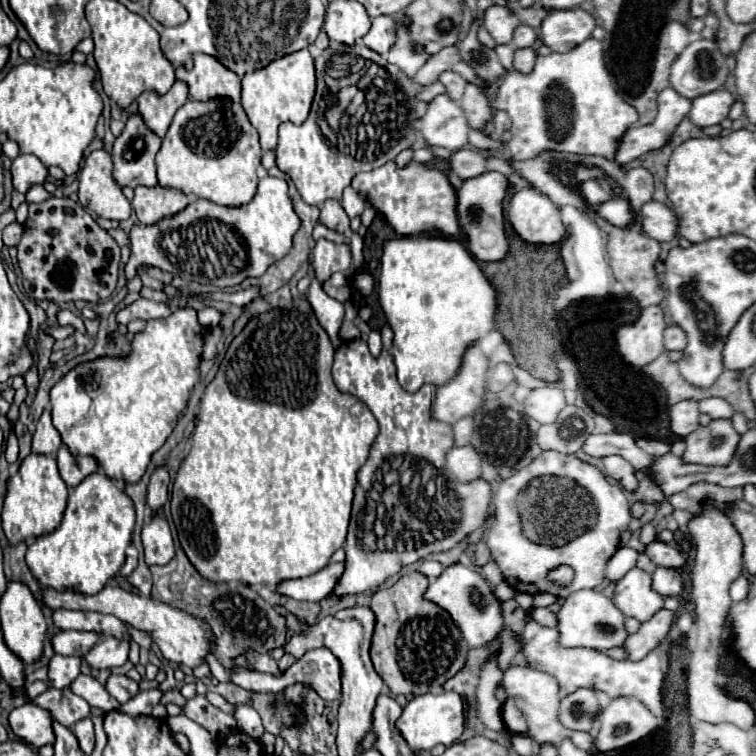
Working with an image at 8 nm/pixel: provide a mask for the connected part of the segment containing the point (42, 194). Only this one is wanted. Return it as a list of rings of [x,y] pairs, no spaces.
[[[37,185],[37,187],[31,187],[25,197],[27,197],[27,203],[41,203],[41,201],[49,199],[51,195],[49,195],[41,185]]]

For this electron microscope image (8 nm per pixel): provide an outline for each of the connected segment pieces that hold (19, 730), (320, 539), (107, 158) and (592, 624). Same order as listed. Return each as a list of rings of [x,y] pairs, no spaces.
[[[25,703],[9,713],[9,725],[13,733],[25,741],[31,747],[43,747],[53,741],[53,729],[51,729],[51,715],[49,711]]]
[[[305,297],[293,299],[289,309],[271,309],[257,317],[251,317],[243,331],[231,341],[215,379],[207,385],[205,395],[199,403],[197,411],[197,427],[191,437],[191,449],[187,459],[183,459],[173,491],[171,491],[171,513],[173,523],[179,533],[181,547],[185,549],[193,567],[211,583],[247,583],[247,585],[279,585],[287,579],[299,579],[321,571],[331,555],[345,543],[347,527],[351,517],[351,501],[357,485],[357,471],[365,465],[371,445],[379,435],[379,423],[371,415],[371,411],[355,397],[339,393],[331,379],[335,347],[329,341],[329,335],[319,325],[309,301]]]
[[[105,149],[93,151],[79,171],[79,203],[103,219],[123,221],[131,215],[131,203],[111,177],[111,155]]]
[[[581,589],[569,595],[557,613],[557,629],[561,633],[561,643],[565,647],[589,647],[589,649],[613,649],[623,647],[629,633],[625,629],[625,615],[615,607],[615,603],[595,589]]]

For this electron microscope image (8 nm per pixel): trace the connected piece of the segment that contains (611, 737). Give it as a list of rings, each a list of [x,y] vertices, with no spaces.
[[[633,697],[613,699],[601,713],[601,729],[595,745],[599,751],[611,751],[639,741],[657,729],[657,717]]]

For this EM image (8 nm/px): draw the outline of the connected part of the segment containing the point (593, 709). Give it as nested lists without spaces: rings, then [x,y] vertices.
[[[579,689],[561,701],[561,723],[573,731],[589,731],[599,713],[599,697],[591,689]]]

